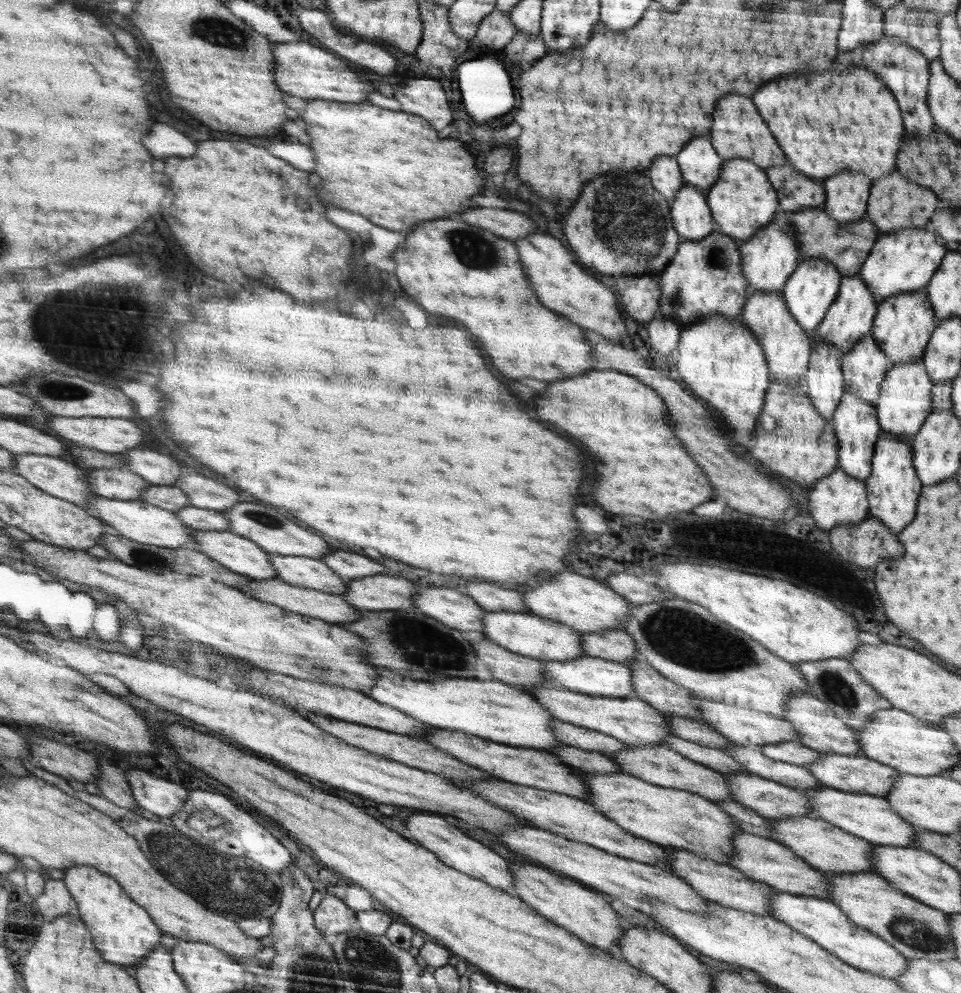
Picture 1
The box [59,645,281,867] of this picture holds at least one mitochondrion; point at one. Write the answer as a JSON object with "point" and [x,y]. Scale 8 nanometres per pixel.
{"point":[205,818]}

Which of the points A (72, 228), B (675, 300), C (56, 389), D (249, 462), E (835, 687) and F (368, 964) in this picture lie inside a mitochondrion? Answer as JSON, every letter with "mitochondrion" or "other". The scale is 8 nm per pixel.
{"A":"other","B":"mitochondrion","C":"mitochondrion","D":"other","E":"mitochondrion","F":"mitochondrion"}

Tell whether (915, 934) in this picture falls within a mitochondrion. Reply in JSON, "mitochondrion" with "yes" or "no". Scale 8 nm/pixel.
{"mitochondrion":"yes"}

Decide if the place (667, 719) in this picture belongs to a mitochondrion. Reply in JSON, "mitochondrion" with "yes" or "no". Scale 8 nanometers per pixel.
{"mitochondrion":"no"}

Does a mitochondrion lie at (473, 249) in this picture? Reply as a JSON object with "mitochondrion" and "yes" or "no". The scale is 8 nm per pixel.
{"mitochondrion":"yes"}

